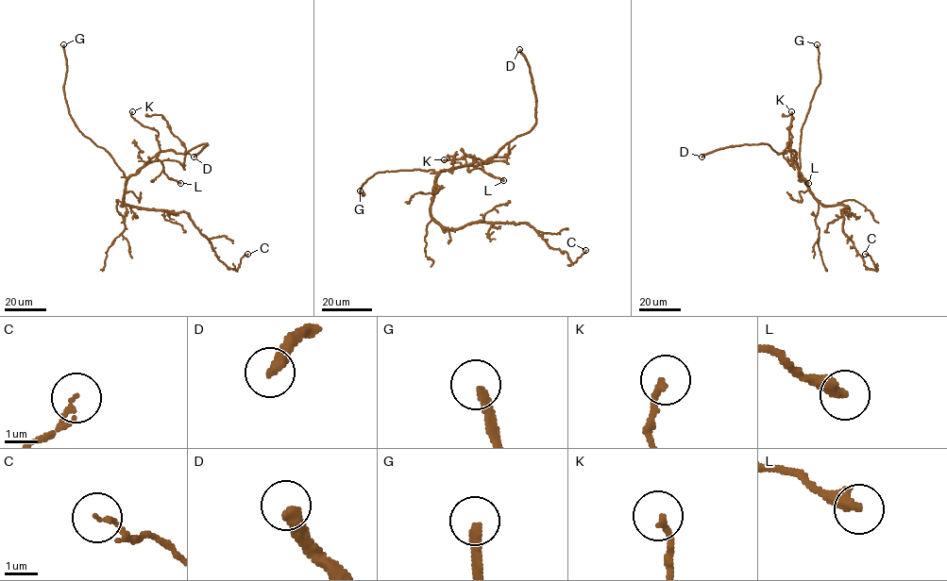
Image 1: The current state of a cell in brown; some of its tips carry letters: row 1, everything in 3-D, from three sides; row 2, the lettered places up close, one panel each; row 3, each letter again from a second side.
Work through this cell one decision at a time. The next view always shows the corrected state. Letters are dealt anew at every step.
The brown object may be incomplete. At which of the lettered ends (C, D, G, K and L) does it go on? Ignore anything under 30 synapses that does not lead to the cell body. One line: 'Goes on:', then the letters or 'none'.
Goes on: D, G

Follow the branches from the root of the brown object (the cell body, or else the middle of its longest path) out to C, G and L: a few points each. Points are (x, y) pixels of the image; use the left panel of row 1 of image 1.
C: (123, 203), (121, 206), (185, 212), (210, 241), (218, 258), (230, 268), (237, 270), (241, 258), (247, 254)
G: (123, 203), (126, 177), (123, 171), (108, 152), (79, 130), (69, 112), (63, 87), (67, 70), (63, 44)
L: (123, 203), (126, 181), (153, 161), (160, 160), (167, 176), (180, 183)

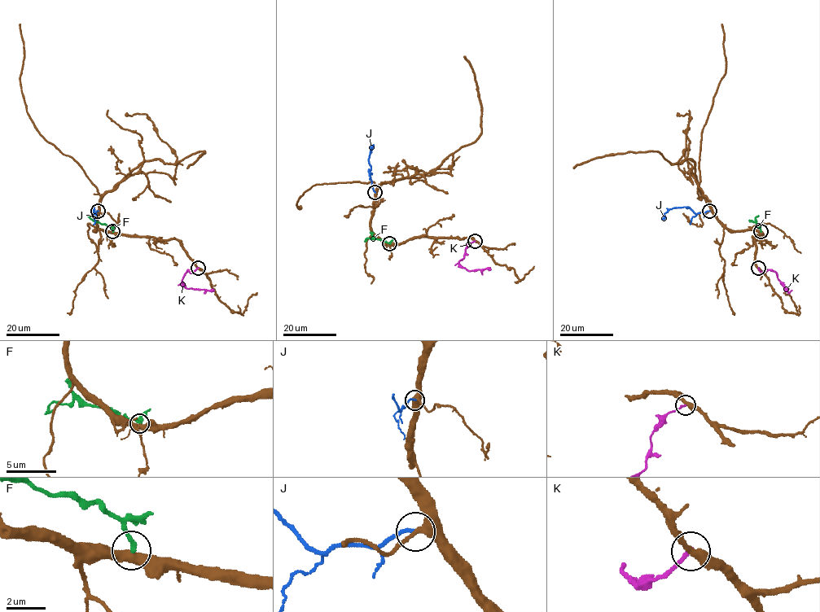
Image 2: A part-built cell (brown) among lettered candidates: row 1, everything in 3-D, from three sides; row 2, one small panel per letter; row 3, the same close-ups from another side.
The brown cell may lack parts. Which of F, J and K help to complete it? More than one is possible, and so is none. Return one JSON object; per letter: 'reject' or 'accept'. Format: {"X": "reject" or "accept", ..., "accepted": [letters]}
{"F": "reject", "J": "accept", "K": "reject", "accepted": ["J"]}

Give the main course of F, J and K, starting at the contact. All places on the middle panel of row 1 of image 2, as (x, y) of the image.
F: (389, 244), (372, 238), (364, 241)
J: (374, 192), (371, 185), (368, 159), (374, 144)
K: (475, 241), (465, 249), (465, 255), (458, 264), (469, 271), (490, 269)

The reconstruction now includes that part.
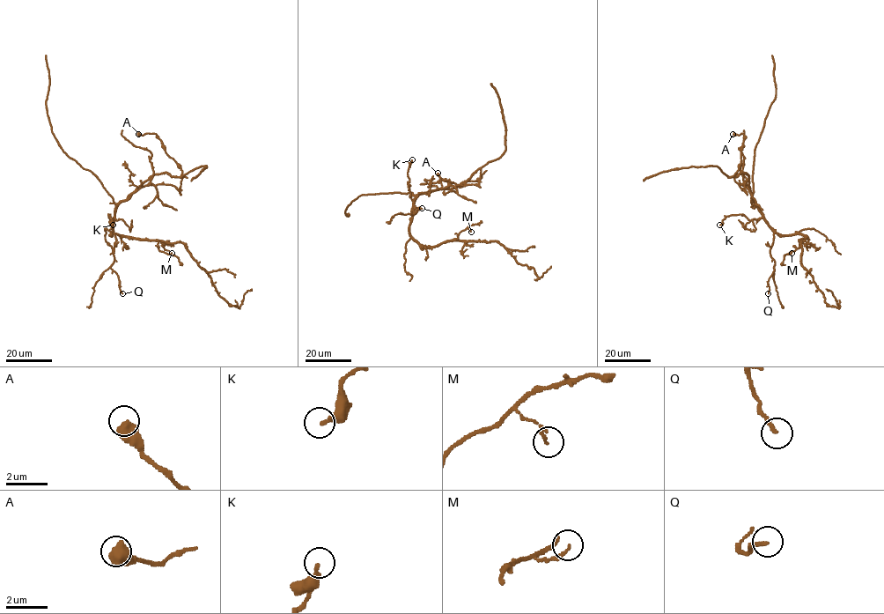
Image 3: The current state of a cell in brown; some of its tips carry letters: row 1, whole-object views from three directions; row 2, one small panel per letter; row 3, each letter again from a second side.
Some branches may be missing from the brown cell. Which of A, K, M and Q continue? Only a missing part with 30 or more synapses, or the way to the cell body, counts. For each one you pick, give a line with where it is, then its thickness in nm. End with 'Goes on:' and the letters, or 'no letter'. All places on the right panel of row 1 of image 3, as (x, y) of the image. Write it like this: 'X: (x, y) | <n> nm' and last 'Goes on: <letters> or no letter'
Goes on: no letter

